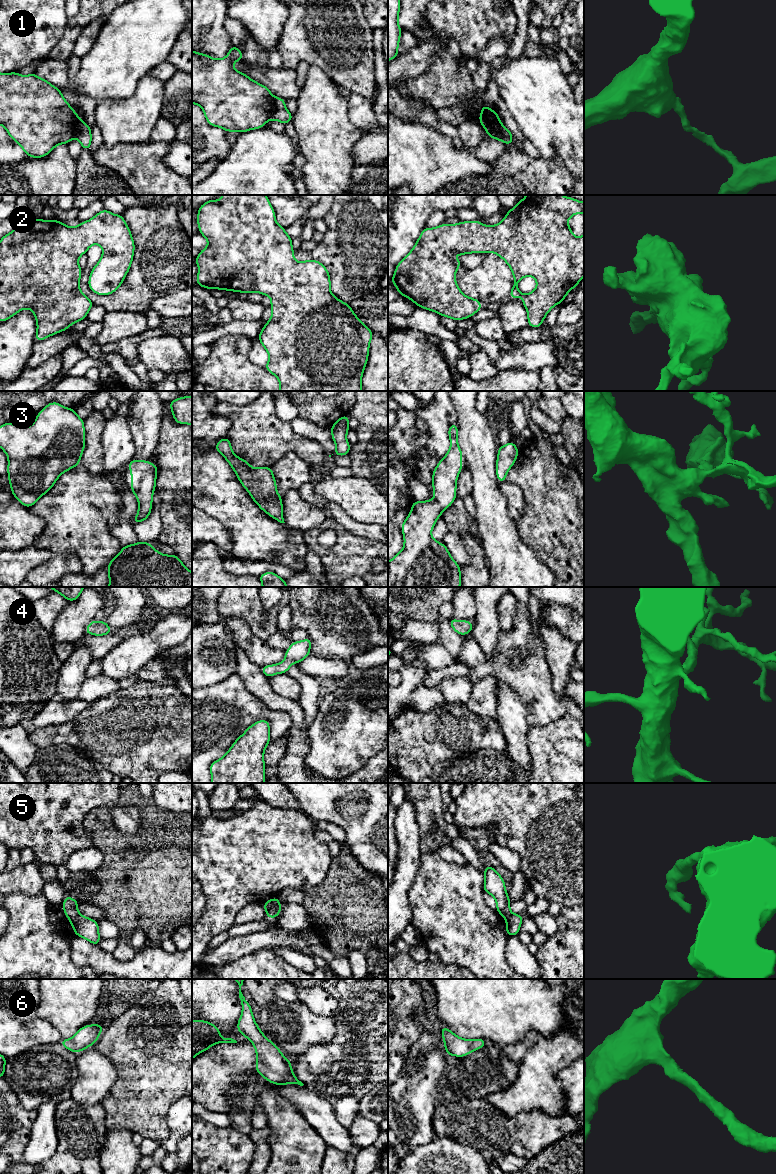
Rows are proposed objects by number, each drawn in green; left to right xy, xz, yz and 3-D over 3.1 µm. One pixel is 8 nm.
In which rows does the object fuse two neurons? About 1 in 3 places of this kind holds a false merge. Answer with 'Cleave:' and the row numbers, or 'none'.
Cleave: 1, 5

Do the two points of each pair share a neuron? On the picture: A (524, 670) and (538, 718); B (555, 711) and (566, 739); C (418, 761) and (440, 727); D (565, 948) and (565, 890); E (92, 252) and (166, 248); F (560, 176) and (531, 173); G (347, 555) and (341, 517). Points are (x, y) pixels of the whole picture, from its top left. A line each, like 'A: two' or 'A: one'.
A: one
B: two
C: one
D: two
E: one
F: one
G: two

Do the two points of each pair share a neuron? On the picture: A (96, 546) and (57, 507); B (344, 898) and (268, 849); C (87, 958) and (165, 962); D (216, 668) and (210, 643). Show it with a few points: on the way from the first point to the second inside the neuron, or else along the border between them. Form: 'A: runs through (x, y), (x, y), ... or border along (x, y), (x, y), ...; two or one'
A: runs through (86, 536), (67, 517); one
B: border along (331, 862), (327, 875), (319, 883), (301, 888); two
C: runs through (106, 964), (115, 968), (146, 968); one
D: runs through (213, 662), (210, 658), (210, 649); one

